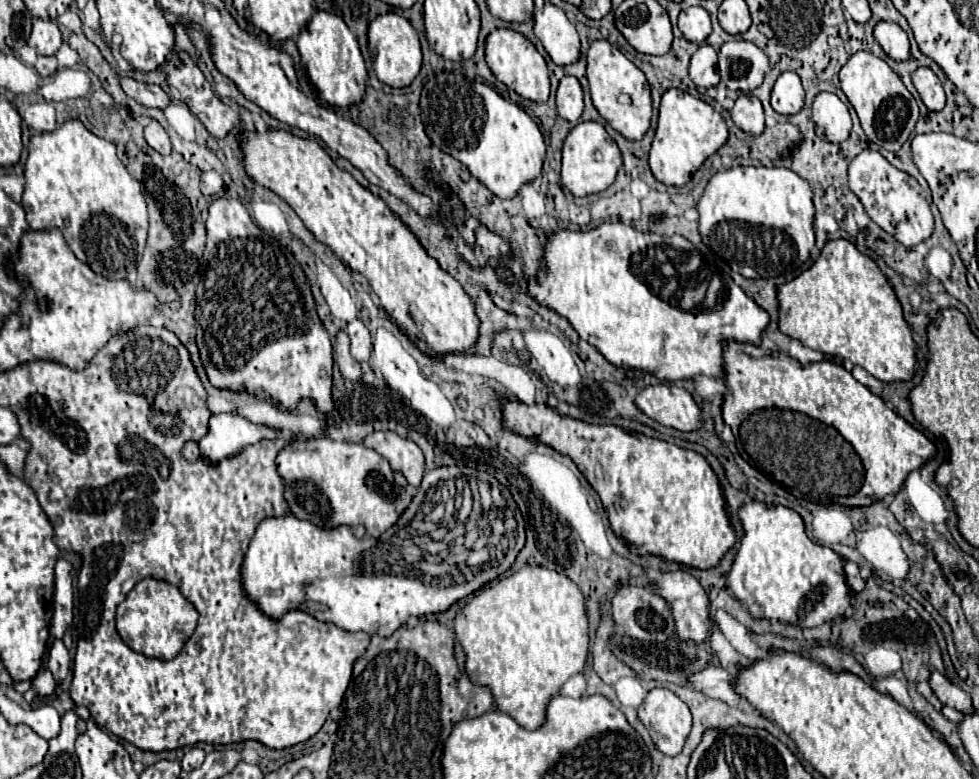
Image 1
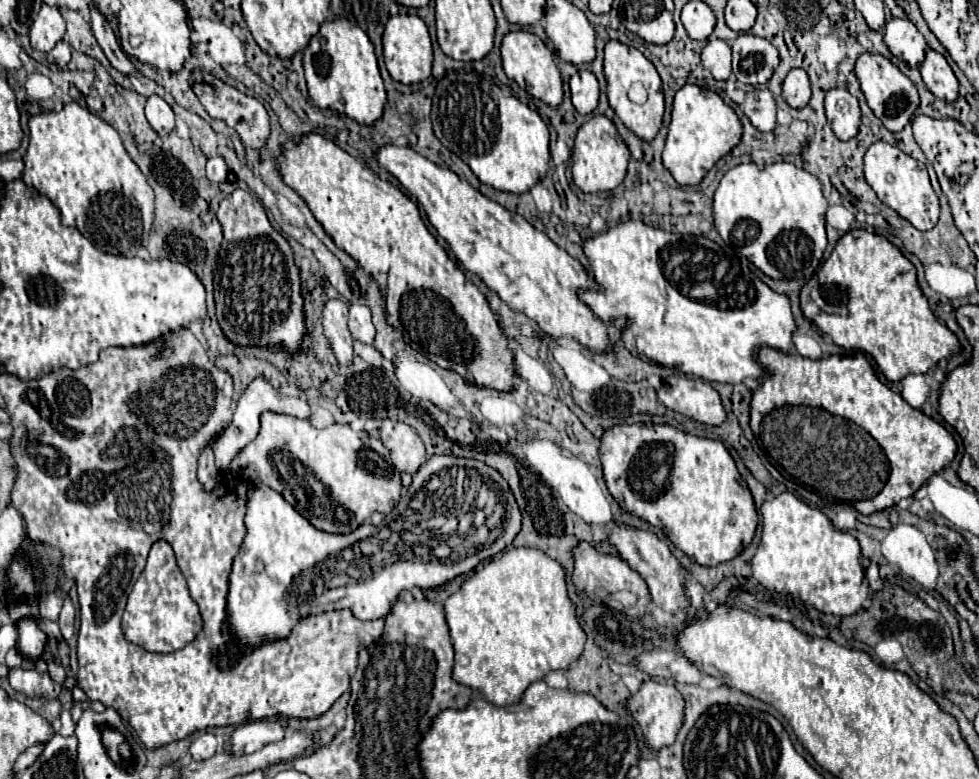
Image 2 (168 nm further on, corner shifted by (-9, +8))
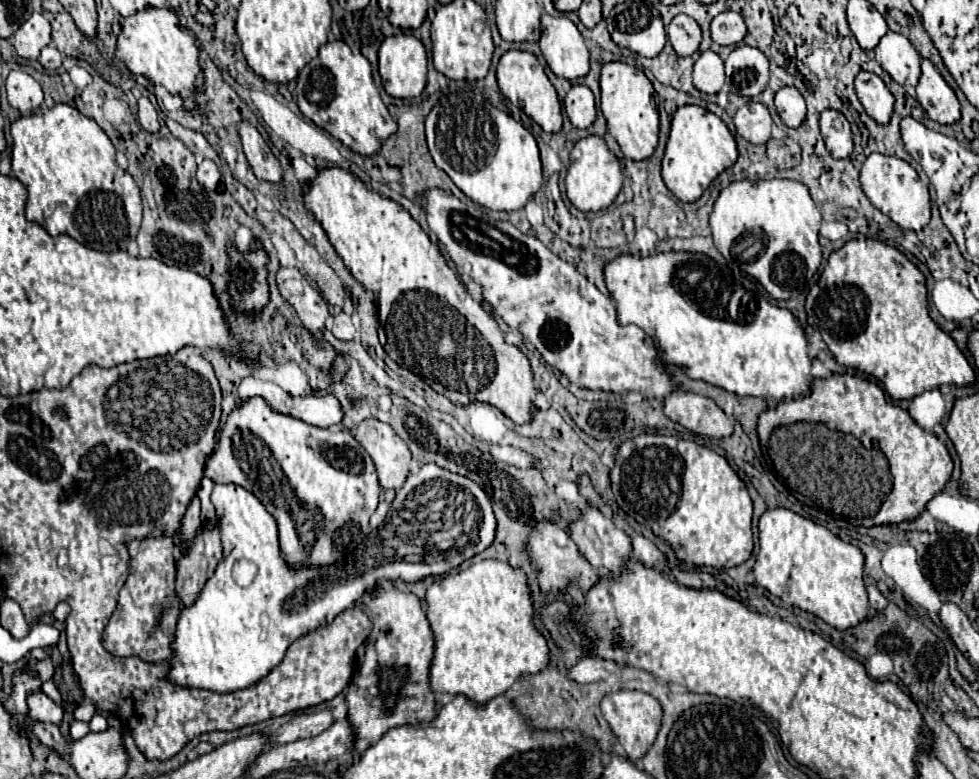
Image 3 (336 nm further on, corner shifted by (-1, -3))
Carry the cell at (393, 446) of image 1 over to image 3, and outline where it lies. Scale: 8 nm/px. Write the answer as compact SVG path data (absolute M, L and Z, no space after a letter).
M368 418L358 426L356 440L372 456L382 488L400 488L408 476L410 450L404 440L384 422Z

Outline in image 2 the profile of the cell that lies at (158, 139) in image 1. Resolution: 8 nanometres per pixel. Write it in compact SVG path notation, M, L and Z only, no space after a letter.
M158 95L148 97L148 103L146 103L146 119L148 119L148 123L152 125L152 129L160 137L164 137L170 131L174 131L174 113L172 113L170 105L162 97L158 97Z

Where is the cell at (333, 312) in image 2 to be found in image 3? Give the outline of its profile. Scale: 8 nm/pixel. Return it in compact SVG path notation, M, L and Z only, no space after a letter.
M282 266L276 280L280 294L294 306L314 342L320 342L324 338L324 330L330 318L326 300L320 296L318 290L308 284L304 274L300 274L296 268Z

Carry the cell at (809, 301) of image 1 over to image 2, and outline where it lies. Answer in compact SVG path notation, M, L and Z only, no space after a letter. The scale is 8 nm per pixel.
M854 229L854 231L848 231L848 233L836 243L836 249L832 251L830 259L824 261L822 269L818 271L818 277L812 277L812 279L804 285L804 289L802 289L802 293L800 293L800 305L802 305L804 315L806 315L806 317L808 317L808 319L810 319L822 333L830 335L832 341L834 341L836 345L840 345L840 347L844 347L844 349L856 349L856 351L868 353L868 355L876 361L878 369L886 375L886 379L890 379L890 381L894 381L894 383L902 381L906 375L926 373L926 371L928 371L930 367L934 367L940 359L948 359L948 357L960 353L960 341L958 341L958 337L956 337L944 323L940 323L940 319L938 319L938 317L934 315L934 311L930 309L928 299L922 295L922 289L920 289L918 279L916 279L916 267L914 267L914 265L902 255L902 251L900 251L898 247L894 247L884 235L868 233L866 229Z

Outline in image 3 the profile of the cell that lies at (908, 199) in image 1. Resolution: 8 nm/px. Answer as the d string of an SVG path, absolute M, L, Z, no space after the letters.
M870 154L860 170L860 184L868 200L886 216L890 216L900 228L920 232L931 218L931 200L928 186L918 178L918 172L904 160L884 156L884 154Z

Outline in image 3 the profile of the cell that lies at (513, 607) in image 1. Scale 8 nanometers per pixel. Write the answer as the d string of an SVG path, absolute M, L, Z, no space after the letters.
M482 560L434 582L428 588L426 604L436 640L430 668L434 692L462 694L476 704L486 704L494 696L506 694L524 674L548 666L550 648L534 626L532 592L522 568L500 560Z

